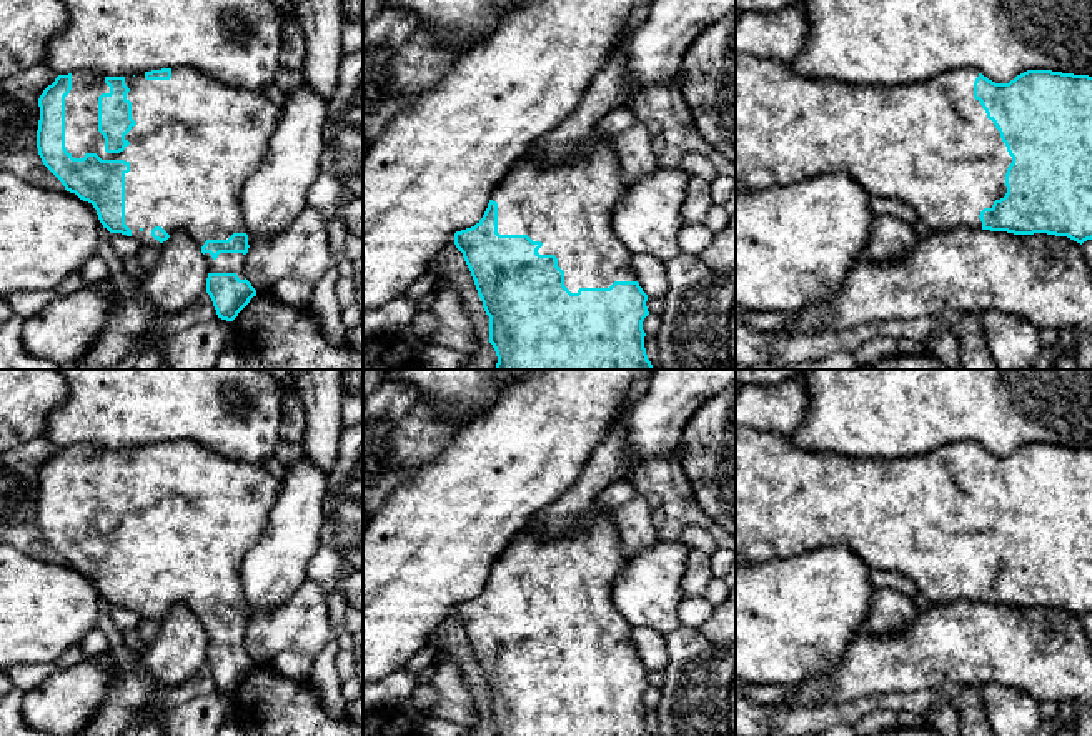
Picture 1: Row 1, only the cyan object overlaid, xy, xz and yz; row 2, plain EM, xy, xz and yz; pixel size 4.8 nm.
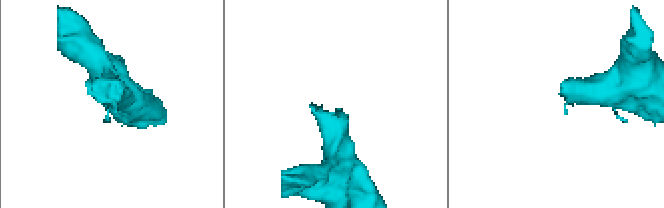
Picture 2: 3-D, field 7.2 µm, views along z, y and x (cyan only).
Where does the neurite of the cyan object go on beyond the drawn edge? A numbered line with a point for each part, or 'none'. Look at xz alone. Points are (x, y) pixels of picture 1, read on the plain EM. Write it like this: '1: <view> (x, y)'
1: xz (568, 580)

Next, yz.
1: yz (931, 518)

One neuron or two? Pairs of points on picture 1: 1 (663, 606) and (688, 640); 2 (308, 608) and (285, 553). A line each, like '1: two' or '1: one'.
1: two
2: two

